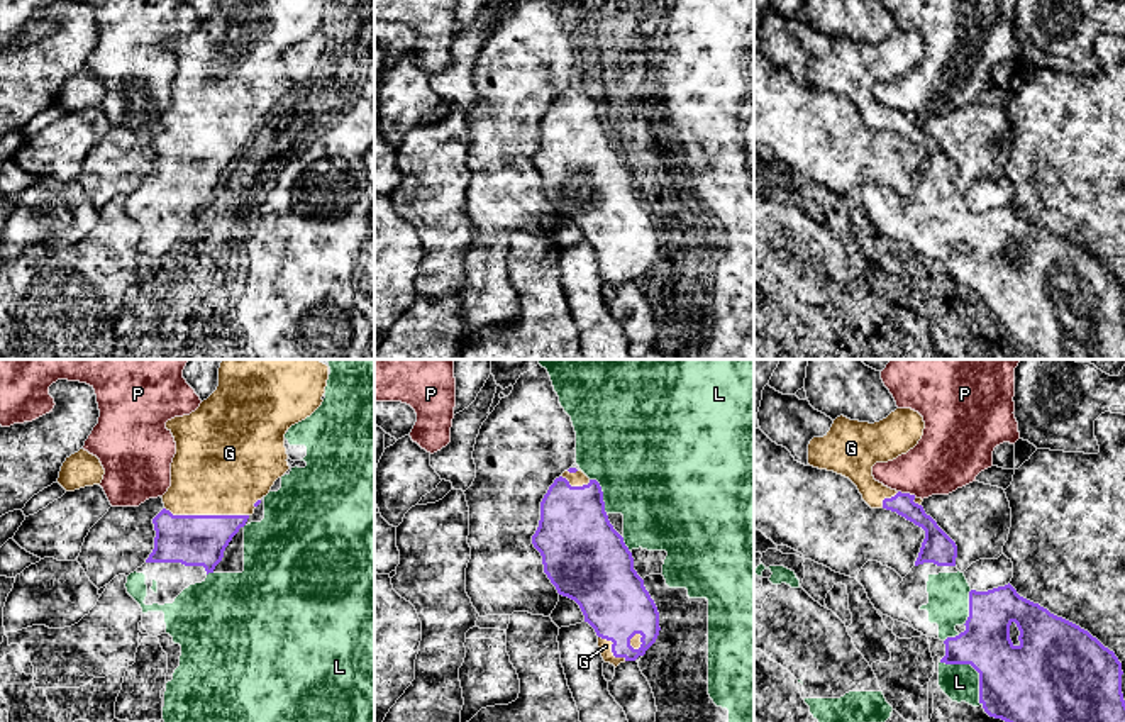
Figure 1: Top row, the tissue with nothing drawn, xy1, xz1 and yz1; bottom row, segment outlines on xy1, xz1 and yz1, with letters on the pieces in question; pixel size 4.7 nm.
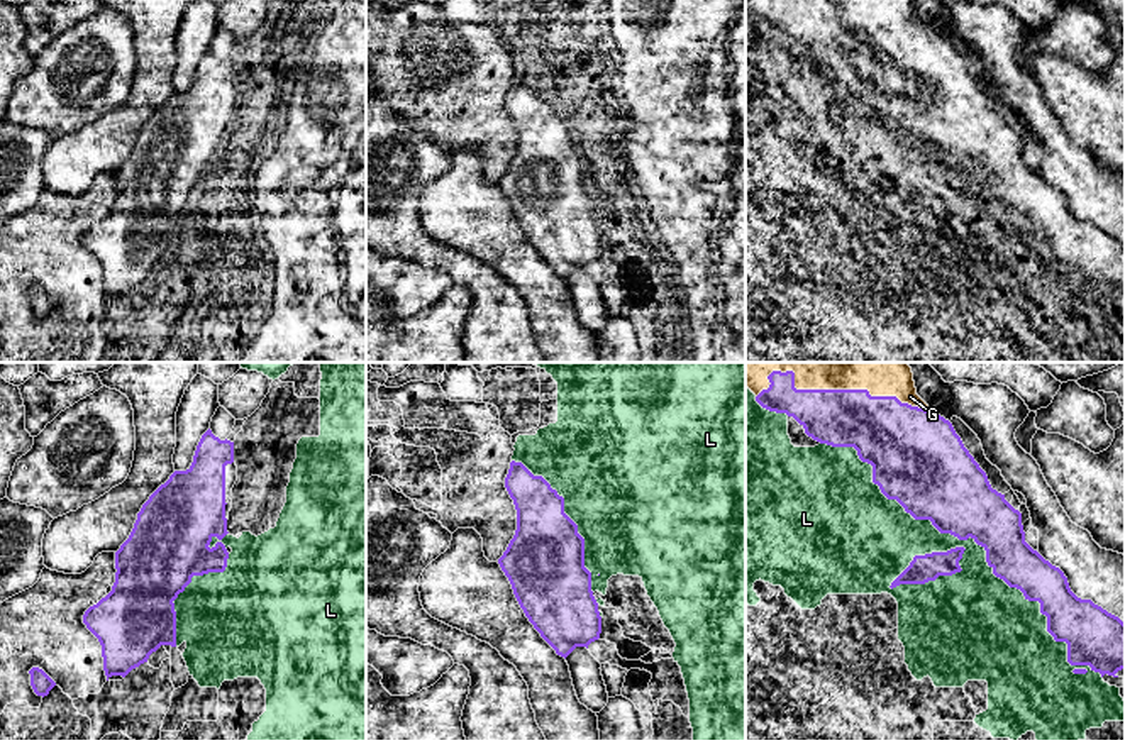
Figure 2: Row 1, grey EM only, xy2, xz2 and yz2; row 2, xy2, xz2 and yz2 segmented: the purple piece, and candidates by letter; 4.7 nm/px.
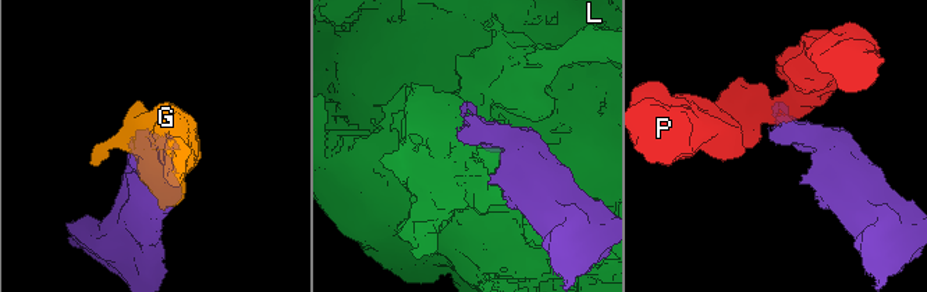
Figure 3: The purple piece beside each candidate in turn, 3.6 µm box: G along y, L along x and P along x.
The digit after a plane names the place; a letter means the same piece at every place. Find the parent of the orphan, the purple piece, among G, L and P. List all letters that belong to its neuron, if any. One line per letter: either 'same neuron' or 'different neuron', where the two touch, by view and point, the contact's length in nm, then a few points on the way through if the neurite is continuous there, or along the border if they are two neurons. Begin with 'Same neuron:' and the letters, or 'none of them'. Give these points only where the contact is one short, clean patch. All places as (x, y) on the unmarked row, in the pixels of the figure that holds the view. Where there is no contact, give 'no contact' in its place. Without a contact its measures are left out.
Same neuron: G
G: same neuron | yz2 (858, 11) | 650 nm
L: different neuron | yz2 (978, 165) | 1750 nm
P: different neuron | yz1 (907, 114) | 90 nm | along yz1 (898, 111), (915, 116)

